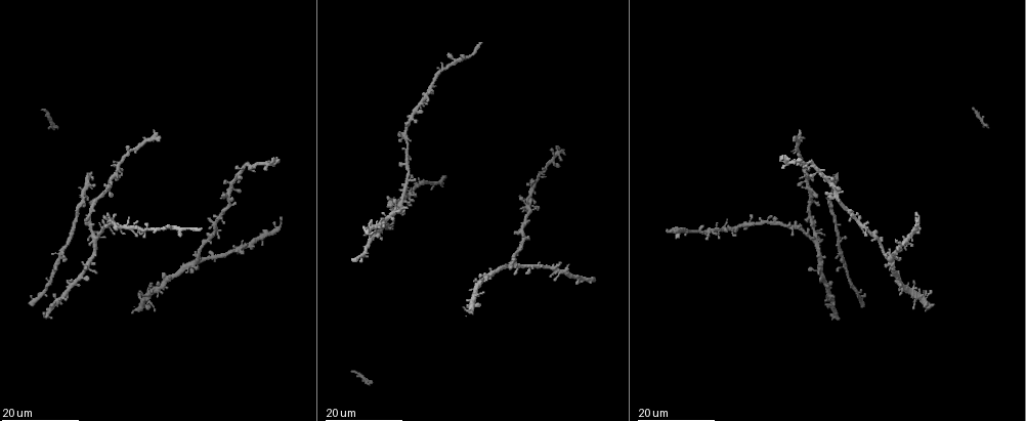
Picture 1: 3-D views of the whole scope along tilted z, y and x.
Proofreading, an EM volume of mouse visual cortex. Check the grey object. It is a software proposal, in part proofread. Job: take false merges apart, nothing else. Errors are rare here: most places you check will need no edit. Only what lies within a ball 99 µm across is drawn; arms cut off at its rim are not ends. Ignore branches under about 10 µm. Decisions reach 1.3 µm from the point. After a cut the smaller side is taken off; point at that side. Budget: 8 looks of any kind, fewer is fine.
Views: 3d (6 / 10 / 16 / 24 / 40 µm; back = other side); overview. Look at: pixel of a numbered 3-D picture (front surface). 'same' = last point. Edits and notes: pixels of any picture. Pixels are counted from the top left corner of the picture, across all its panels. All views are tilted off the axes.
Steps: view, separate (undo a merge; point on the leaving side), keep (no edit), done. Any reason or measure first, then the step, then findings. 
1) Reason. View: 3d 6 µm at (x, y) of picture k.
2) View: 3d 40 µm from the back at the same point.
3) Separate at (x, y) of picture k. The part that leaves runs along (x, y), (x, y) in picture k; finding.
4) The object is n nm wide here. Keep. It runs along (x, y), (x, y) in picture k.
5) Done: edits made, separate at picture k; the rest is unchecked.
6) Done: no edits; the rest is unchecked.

Narrows sharply. View: 3d 24 µm at (88, 173) of picture 1.

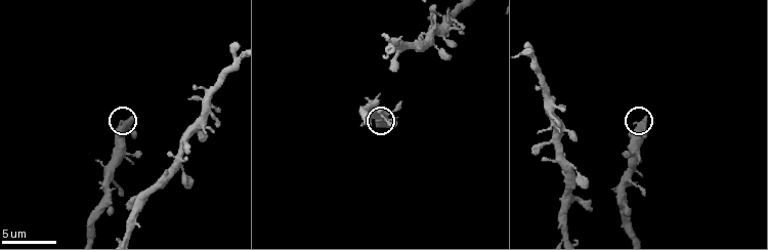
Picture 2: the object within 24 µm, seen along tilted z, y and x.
View: 3d 10 µm at (123, 121) of picture 2.

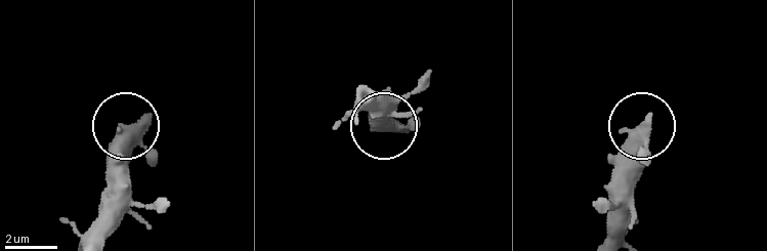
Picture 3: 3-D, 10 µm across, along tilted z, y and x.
Zoom in. View: 3d 6 µm at (124, 126) of picture 3.

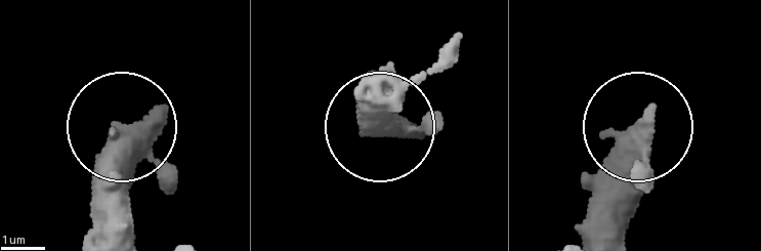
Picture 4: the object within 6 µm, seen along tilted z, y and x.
Keep. It runs along (89, 228), (92, 184), (119, 133) in picture 4; continuous, no second neuron.

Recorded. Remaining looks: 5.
A fork. View: 3d 16 µm at (99, 238) of picture 1.

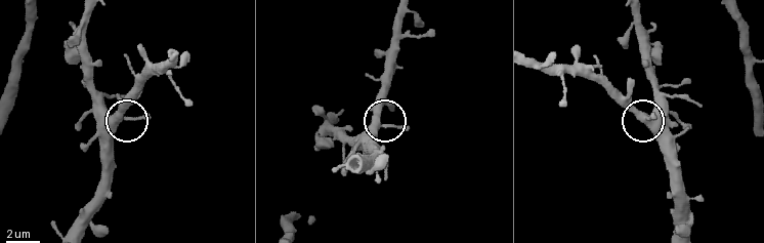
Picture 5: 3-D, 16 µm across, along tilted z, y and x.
View: 3d 6 µm at (375, 125) of picture 5.

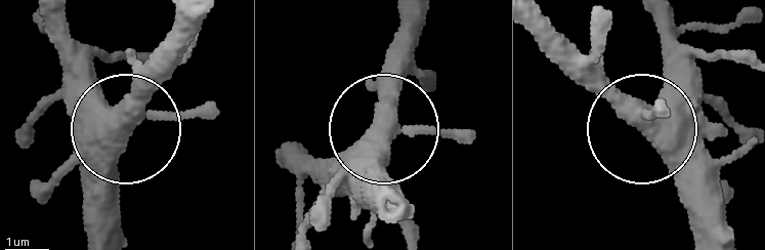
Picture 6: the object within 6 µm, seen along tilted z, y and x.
3 arms meet here. Keep. It runs along (656, 16), (664, 93), (653, 126), (718, 200) in picture 6; one neuron here.

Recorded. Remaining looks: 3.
A narrow waist. View: 3d 16 µm at (67, 261) of picture 1.

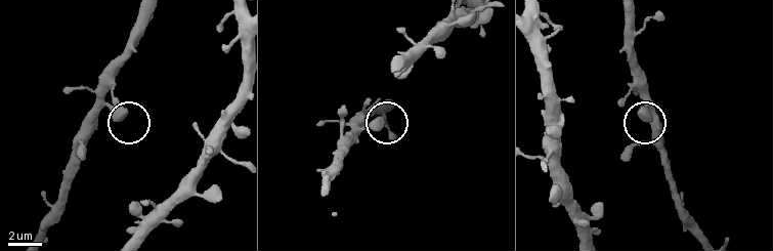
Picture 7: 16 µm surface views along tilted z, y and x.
Zoom in. View: 3d 10 µm at (645, 114) of picture 7.

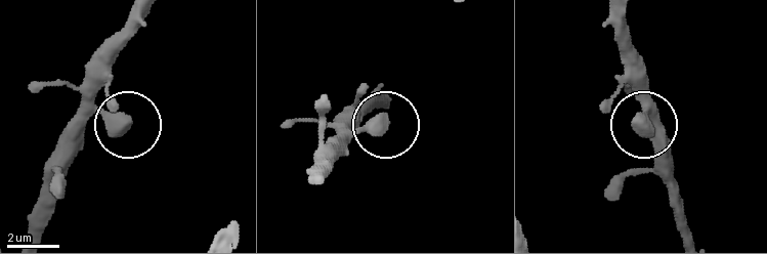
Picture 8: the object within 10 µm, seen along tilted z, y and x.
Keep. All the same neuron.

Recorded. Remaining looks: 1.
Done: no edits; the rest is unchecked.

